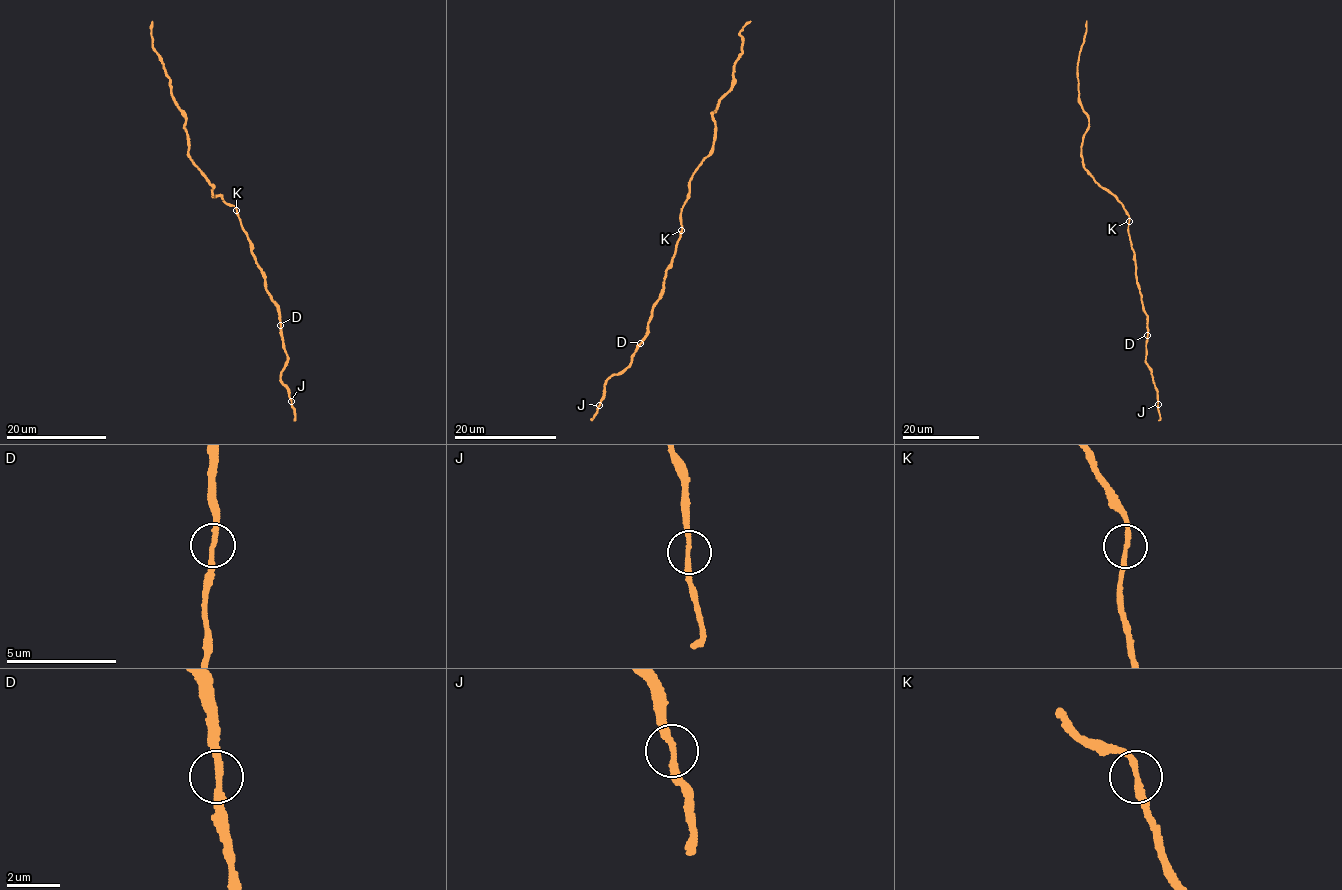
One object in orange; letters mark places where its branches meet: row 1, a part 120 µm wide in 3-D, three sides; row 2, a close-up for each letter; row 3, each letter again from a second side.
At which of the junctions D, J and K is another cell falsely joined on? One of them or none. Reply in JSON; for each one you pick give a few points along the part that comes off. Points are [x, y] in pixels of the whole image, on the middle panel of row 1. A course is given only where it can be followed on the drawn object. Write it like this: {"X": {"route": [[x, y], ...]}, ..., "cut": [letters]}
{"cut": []}

